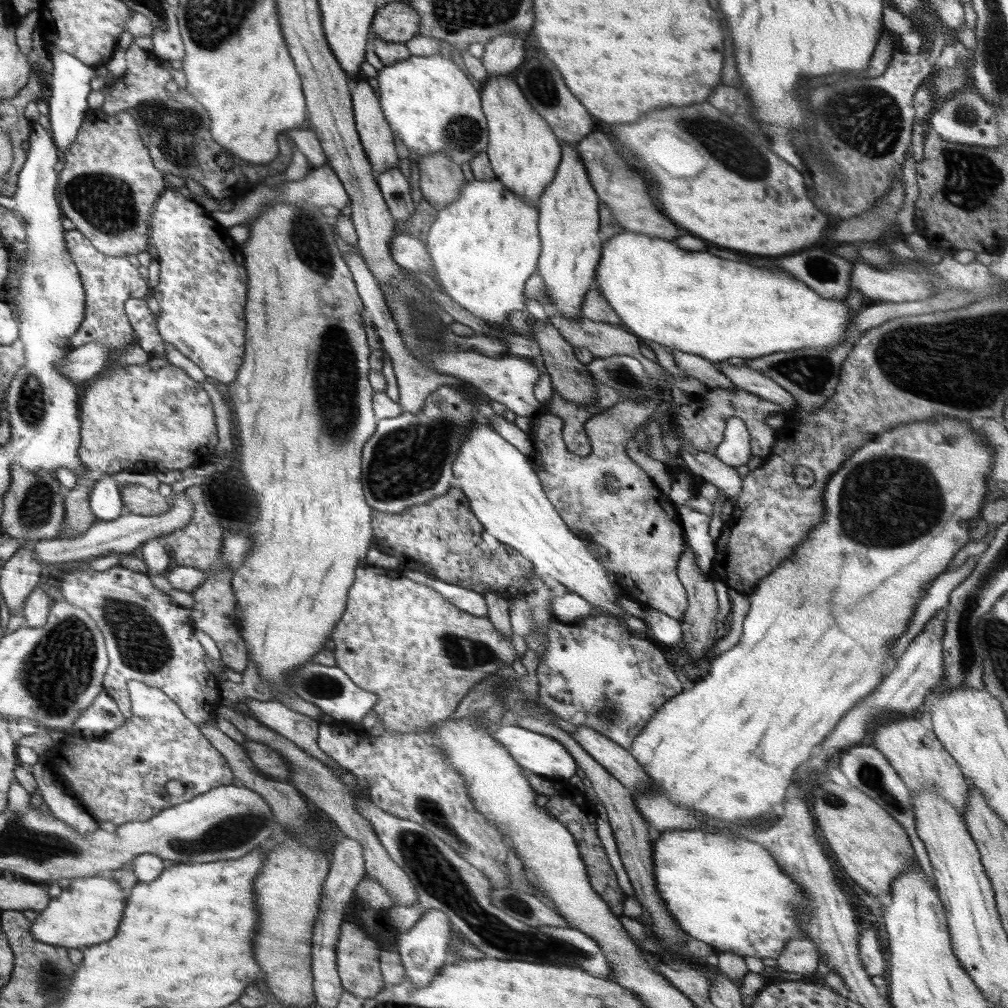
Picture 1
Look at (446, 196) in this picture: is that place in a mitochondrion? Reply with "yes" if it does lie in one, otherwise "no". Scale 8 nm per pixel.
no

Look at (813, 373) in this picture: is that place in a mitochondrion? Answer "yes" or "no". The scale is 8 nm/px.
yes

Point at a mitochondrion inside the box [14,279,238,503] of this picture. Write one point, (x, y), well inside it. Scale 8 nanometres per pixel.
(32, 404)

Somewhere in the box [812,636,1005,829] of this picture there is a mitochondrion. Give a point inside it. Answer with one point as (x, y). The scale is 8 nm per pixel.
(868, 774)

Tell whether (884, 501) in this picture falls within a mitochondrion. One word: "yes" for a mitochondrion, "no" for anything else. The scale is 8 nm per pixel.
yes

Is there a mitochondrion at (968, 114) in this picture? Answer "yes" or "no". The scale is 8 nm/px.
yes

